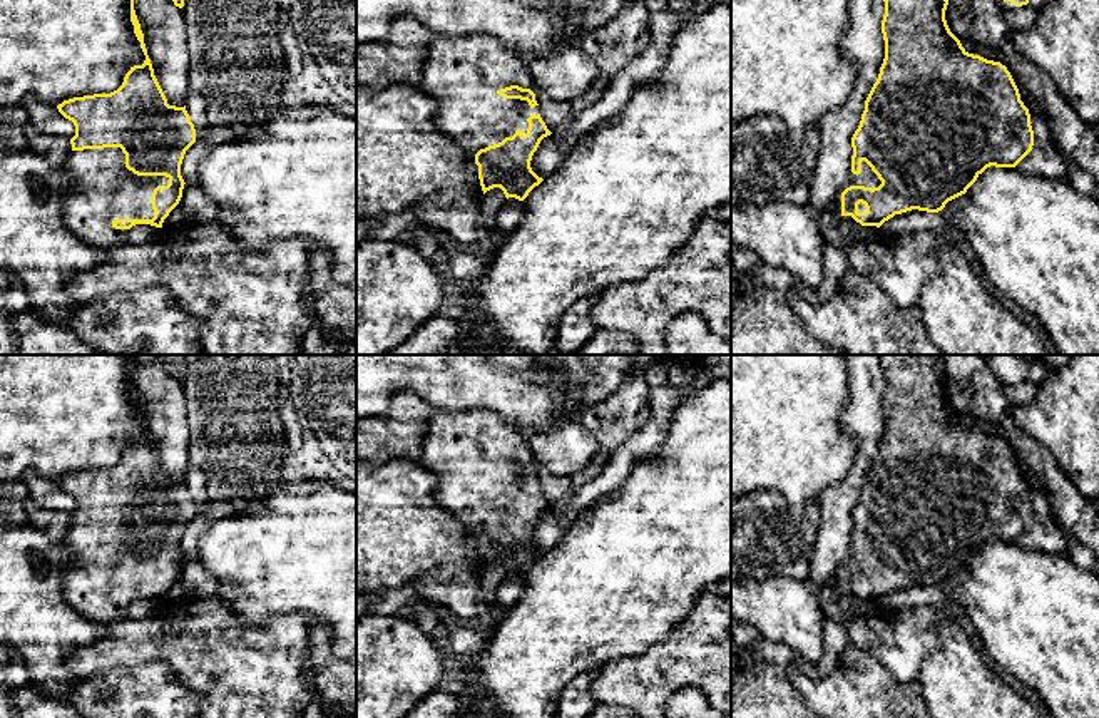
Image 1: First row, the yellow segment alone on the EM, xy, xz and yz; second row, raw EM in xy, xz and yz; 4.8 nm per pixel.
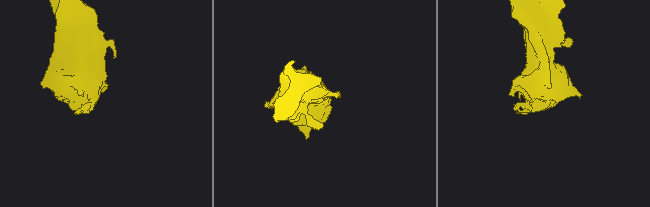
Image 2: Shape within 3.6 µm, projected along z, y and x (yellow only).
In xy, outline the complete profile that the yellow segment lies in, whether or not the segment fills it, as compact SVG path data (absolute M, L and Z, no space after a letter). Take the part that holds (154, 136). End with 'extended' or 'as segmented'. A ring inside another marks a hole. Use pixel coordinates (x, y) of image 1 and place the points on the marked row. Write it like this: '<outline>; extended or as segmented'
M130 0L130 22L146 55L144 64L130 67L122 85L110 94L74 97L57 105L59 112L75 126L75 136L70 139L72 152L62 167L69 176L69 192L64 196L64 219L74 234L95 249L112 249L120 244L127 231L135 224L162 228L164 219L182 197L186 182L181 176L181 164L186 151L196 142L196 129L186 105L169 105L154 75L134 0Z; extended

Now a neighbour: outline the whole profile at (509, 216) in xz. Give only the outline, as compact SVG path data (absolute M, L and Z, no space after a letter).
M509 197L495 218L495 236L505 239L519 224L524 213L524 201Z

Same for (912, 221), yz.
M912 209L902 214L895 214L882 226L882 231L892 238L902 238L907 234L915 234L920 231L928 231L937 236L945 238L950 244L957 244L964 236L958 229L955 229L948 219L938 213L927 213Z

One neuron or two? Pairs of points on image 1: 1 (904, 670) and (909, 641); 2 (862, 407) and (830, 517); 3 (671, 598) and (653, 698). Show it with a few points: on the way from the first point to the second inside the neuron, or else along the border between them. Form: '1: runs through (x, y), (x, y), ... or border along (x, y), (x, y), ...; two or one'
1: runs through (904, 663), (904, 648); one
2: runs through (863, 434), (863, 461), (847, 491); one
3: border along (690, 613), (664, 640), (641, 653), (626, 656); two

